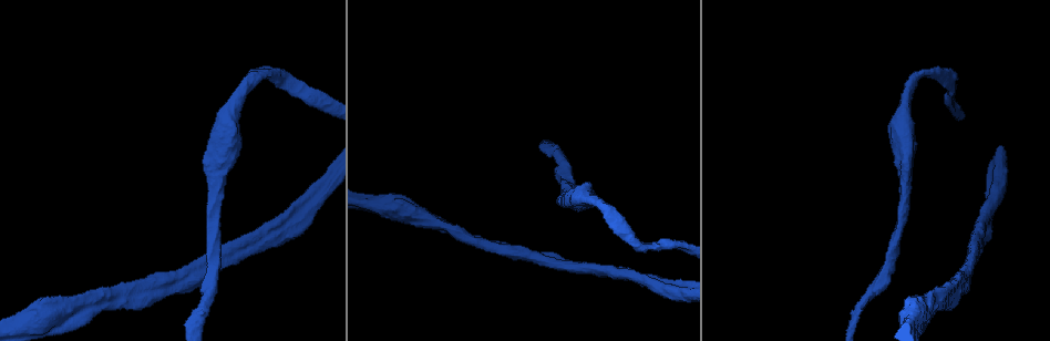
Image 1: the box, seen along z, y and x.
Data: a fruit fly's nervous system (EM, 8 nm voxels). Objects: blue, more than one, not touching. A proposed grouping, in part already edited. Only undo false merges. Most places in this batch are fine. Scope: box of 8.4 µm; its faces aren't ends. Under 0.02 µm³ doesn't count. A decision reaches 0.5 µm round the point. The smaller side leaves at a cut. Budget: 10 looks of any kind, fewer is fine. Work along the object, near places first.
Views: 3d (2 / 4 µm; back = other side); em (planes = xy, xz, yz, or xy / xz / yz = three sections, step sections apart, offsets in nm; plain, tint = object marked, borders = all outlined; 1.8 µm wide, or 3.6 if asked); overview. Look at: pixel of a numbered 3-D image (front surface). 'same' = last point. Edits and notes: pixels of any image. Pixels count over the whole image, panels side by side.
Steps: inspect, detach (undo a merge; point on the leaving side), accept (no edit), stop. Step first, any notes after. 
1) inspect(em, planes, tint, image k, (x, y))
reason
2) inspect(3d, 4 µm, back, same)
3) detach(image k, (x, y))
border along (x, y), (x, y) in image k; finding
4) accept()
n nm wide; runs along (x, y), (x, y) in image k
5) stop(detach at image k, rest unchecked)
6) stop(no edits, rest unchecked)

inspect(em, 3.6 µm, planes, tint, image 1, (382, 202))
sudden change in width

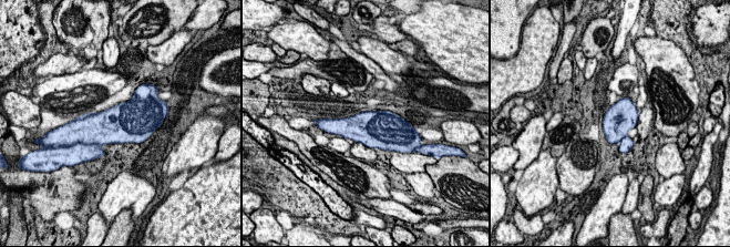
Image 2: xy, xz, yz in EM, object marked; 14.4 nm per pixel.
accept()
all the same neuron

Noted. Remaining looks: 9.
inspect(3d, 2 µm, image 1, (954, 284))

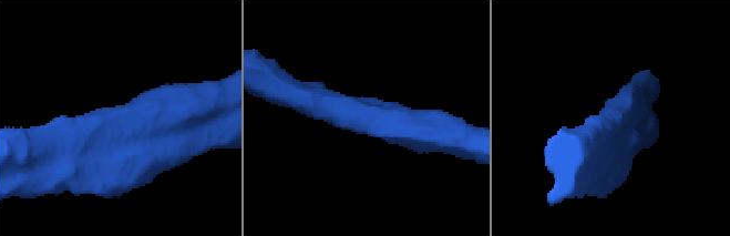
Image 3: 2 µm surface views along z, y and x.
inspect(em, xz, step 16, tint, image 3, (129, 126))

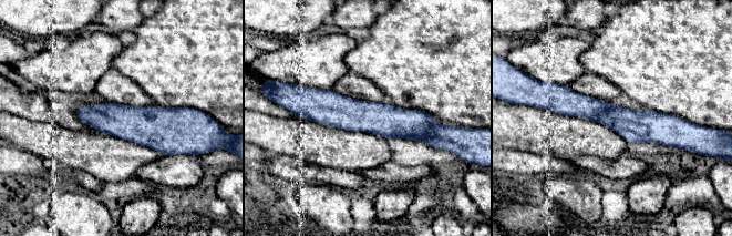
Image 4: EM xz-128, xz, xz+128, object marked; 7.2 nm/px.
inspect(em, planes, borders, same)

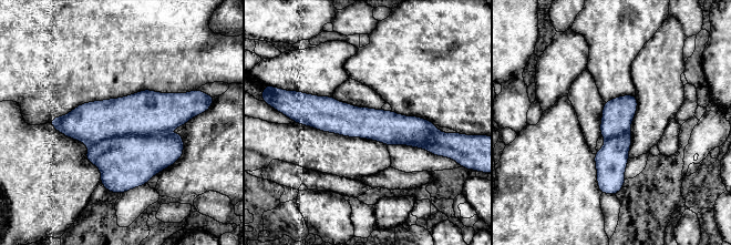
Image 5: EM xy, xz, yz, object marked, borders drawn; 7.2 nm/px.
accept()
runs along (301, 118), (340, 118), (433, 135) in image 5; continuous, no second neuron

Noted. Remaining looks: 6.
inspect(3d, 2 µm, image 1, (222, 173))
calibre changes

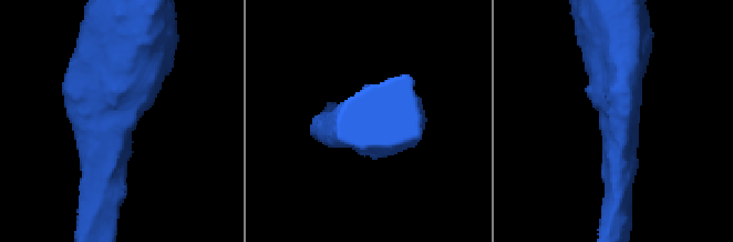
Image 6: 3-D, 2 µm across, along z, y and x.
inspect(em, planes, tint, image 6, (120, 122))

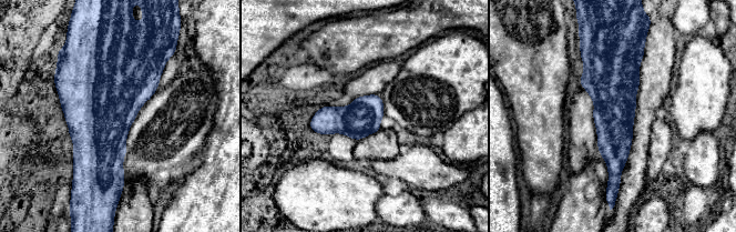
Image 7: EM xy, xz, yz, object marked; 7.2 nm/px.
accept()
continuous, no second neuron

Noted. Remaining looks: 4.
inspect(em, yz, step 16, tint, image 1, (980, 233))
arms run side by side

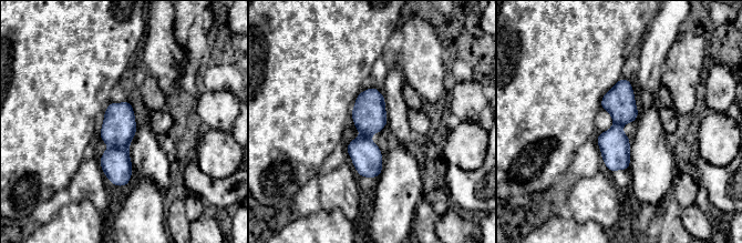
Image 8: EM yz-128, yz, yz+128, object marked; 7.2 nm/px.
inspect(em, planes, borders, same)
another direction

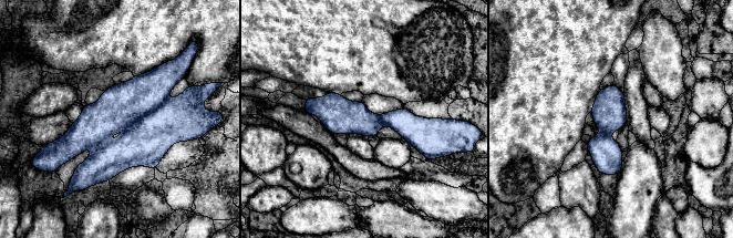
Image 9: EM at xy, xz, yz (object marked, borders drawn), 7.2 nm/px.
accept()
continuous, no second neuron

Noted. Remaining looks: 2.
stop(no edits, rest unchecked)

